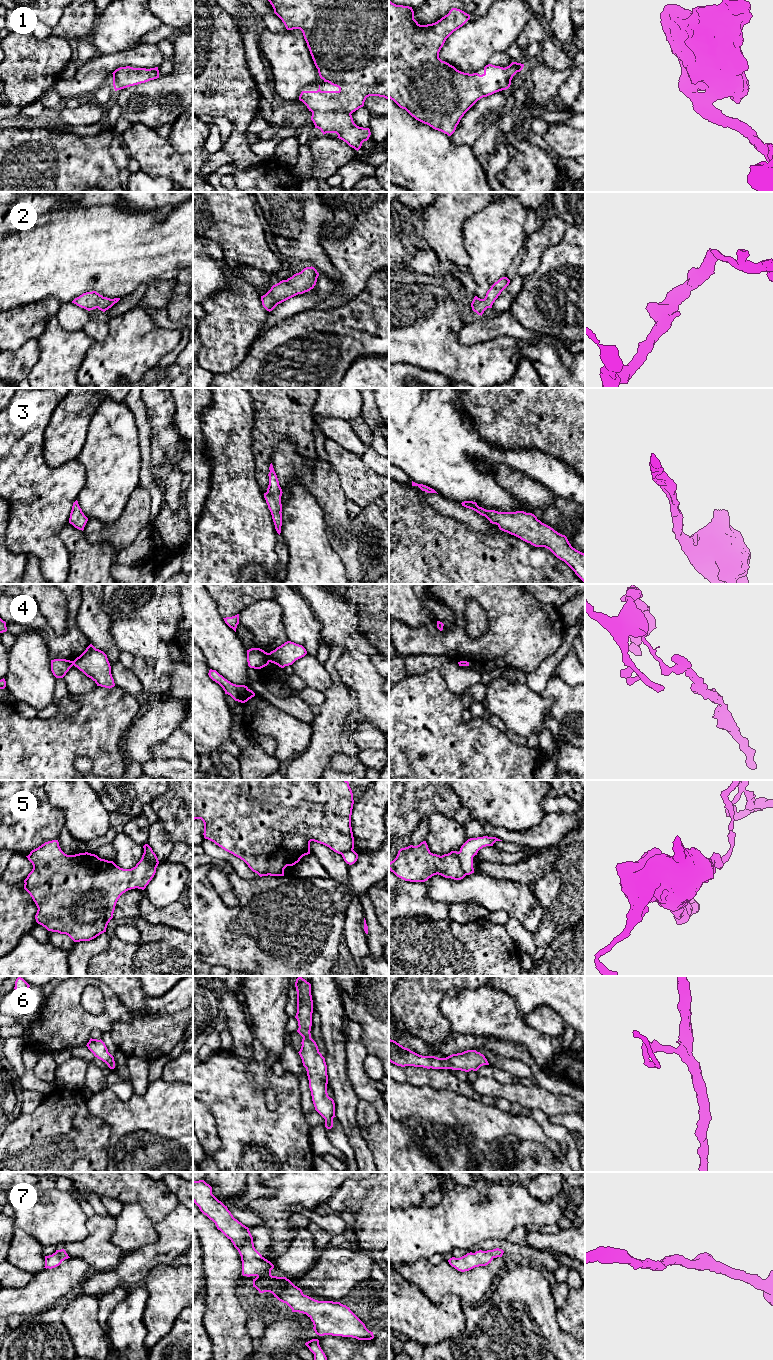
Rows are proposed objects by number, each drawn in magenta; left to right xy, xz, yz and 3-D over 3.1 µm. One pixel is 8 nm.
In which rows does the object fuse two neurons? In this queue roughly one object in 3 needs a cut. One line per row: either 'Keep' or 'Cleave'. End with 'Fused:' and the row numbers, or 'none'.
1: Keep
2: Keep
3: Keep
4: Cleave
5: Cleave
6: Keep
7: Keep
Fused: 4, 5

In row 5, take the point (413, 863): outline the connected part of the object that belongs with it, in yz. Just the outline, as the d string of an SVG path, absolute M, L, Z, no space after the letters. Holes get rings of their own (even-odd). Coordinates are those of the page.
M426 841L417 846L410 845L401 848L396 858L389 863L389 870L397 877L410 882L425 882L437 874L454 880L461 880L467 875L460 865L459 852L451 851L442 856L433 854L430 852Z

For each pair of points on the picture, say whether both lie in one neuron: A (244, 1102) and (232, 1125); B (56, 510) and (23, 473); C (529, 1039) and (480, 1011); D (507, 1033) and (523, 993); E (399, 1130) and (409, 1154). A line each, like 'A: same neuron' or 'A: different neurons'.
A: same neuron
B: same neuron
C: same neuron
D: different neurons
E: same neuron

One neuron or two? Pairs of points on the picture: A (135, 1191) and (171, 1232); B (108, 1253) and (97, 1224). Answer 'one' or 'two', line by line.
A: two
B: one

